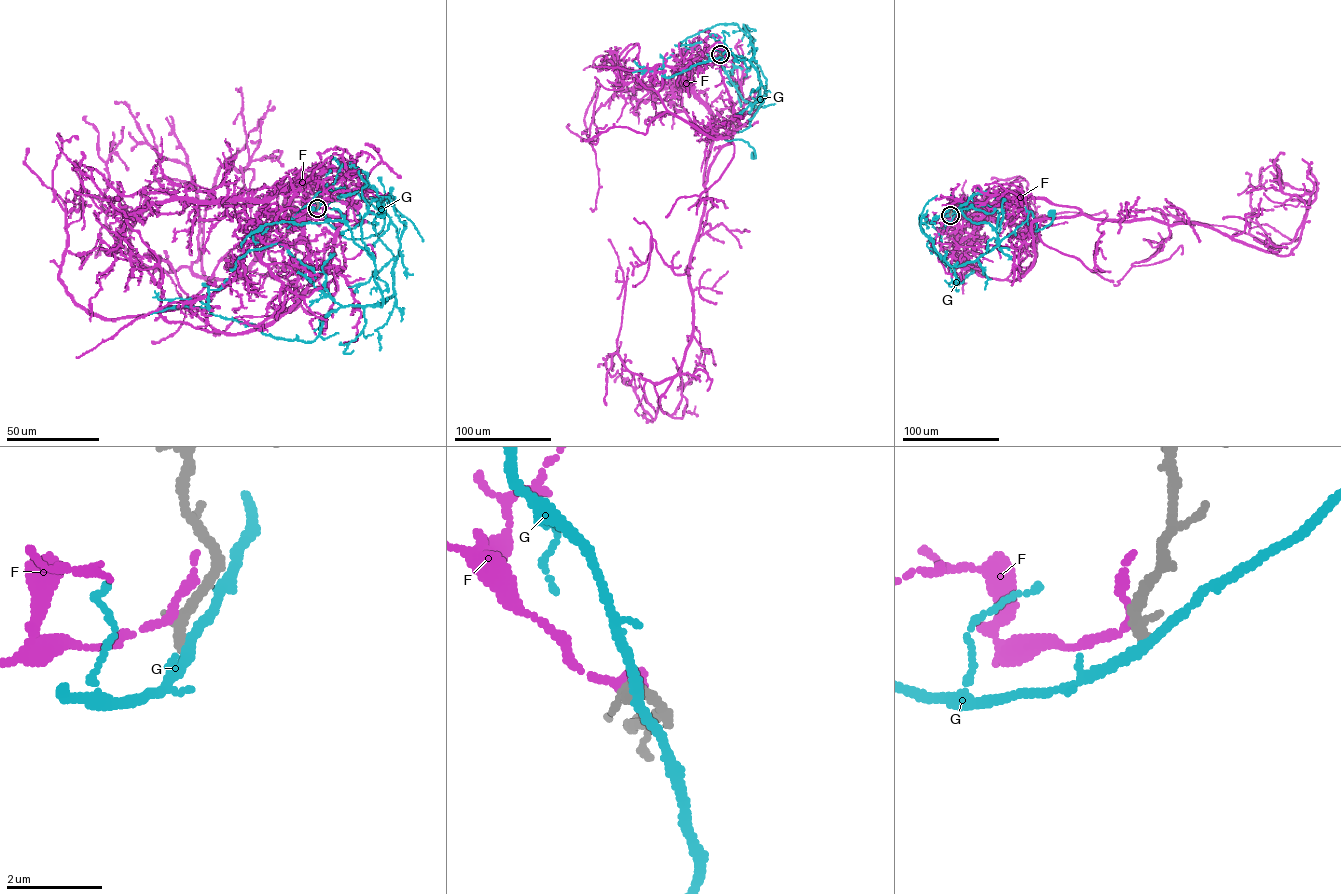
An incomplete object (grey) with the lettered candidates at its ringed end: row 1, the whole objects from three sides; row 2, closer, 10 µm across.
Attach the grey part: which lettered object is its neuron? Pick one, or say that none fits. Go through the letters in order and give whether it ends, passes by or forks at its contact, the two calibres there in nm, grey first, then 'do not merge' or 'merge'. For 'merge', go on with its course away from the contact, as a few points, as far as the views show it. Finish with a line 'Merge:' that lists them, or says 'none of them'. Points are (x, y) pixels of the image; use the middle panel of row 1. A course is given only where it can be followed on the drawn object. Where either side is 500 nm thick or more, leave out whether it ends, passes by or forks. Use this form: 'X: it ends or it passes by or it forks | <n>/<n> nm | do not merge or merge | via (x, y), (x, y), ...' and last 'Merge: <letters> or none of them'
F: it passes by | 320/170 nm | do not merge
G: it passes by | 280/200 nm | merge | via (720, 54), (719, 63), (743, 99), (763, 101), (748, 127), (724, 137), (746, 141), (753, 154)
Merge: G

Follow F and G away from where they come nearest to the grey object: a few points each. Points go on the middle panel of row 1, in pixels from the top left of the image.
F: (720, 54), (688, 71), (714, 133), (692, 335), (673, 377), (643, 379), (617, 352), (625, 283), (608, 239)
G: (720, 54), (719, 63), (743, 99), (763, 101), (748, 127), (724, 137), (746, 141), (753, 154)

